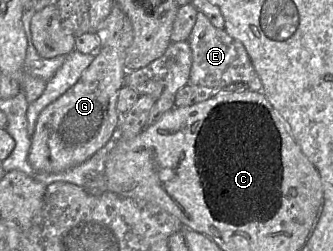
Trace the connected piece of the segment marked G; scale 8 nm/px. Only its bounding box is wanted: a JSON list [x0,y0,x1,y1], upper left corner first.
[28,17,133,173]

